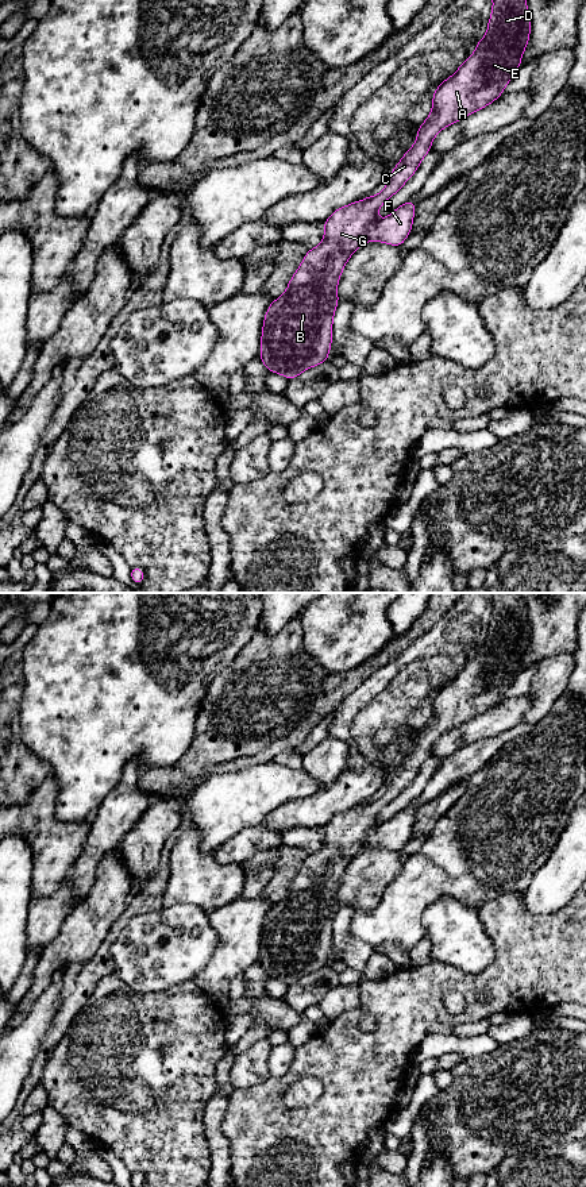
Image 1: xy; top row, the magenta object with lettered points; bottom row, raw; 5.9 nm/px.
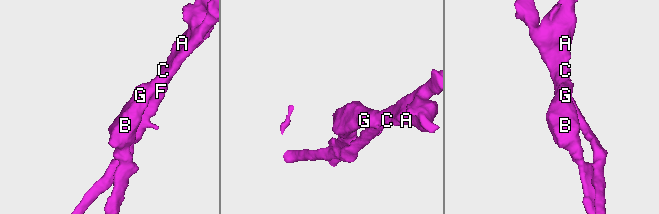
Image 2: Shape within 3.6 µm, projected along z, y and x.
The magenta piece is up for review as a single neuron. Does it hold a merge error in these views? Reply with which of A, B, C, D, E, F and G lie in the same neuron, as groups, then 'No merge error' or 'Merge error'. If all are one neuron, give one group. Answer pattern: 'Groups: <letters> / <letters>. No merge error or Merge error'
Groups: A B C D E G / F. Merge error

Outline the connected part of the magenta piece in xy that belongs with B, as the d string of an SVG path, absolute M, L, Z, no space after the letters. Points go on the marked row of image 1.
M527 0L491 1L493 8L485 36L475 45L475 51L433 92L432 111L417 128L413 146L392 170L385 189L378 194L335 209L323 224L324 239L321 243L308 250L285 293L269 305L263 319L259 358L270 373L293 379L302 371L328 359L334 315L339 304L338 282L350 257L365 243L367 230L378 221L377 215L381 205L415 174L423 158L431 151L435 136L443 128L500 99L520 68L531 35Z

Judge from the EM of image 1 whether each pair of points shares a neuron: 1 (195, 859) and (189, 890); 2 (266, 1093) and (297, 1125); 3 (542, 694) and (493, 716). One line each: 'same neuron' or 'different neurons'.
1: same neuron
2: same neuron
3: different neurons

